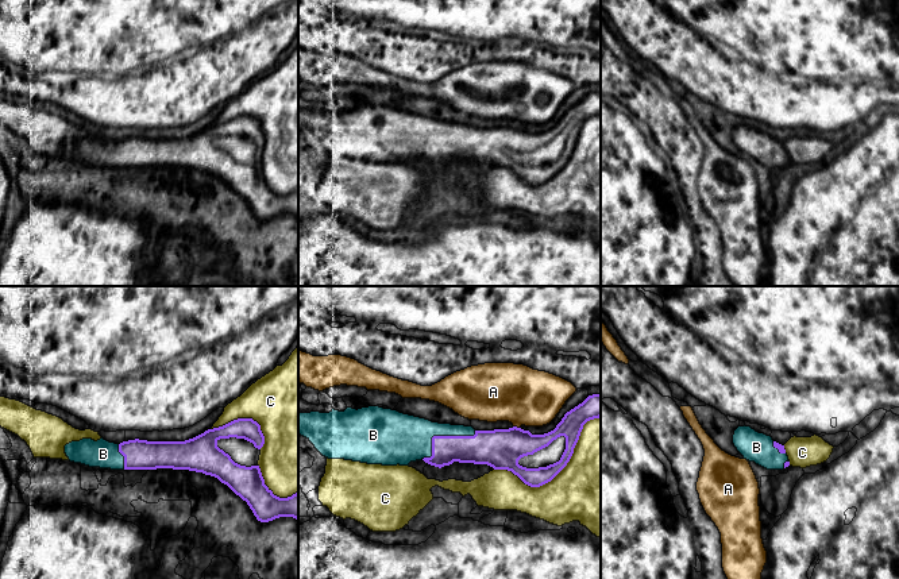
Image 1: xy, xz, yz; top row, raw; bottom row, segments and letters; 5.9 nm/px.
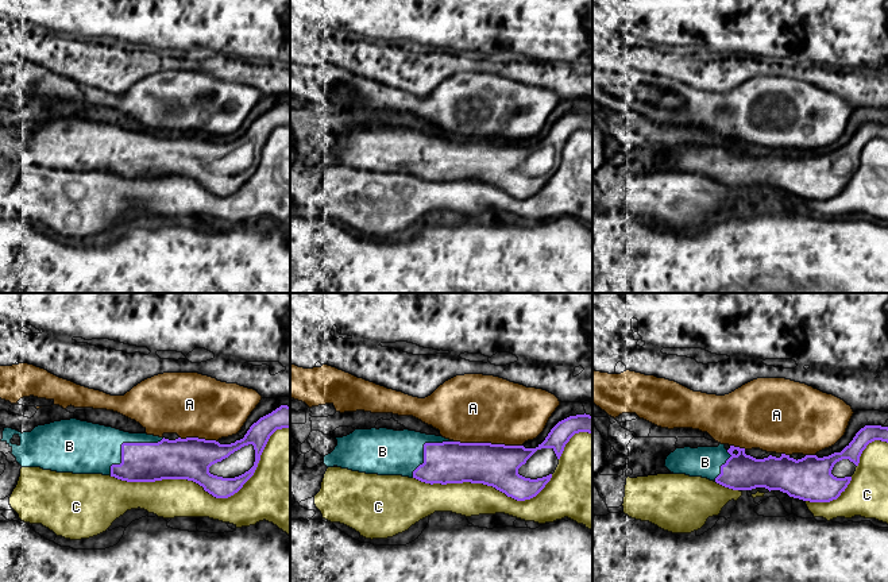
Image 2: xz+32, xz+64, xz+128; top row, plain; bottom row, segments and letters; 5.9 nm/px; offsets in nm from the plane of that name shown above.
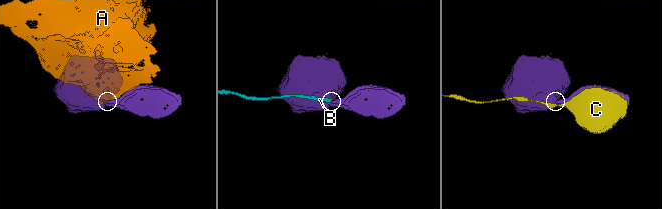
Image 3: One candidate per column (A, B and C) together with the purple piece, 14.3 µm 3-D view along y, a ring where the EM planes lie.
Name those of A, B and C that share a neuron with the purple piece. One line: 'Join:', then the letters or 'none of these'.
Join: B

